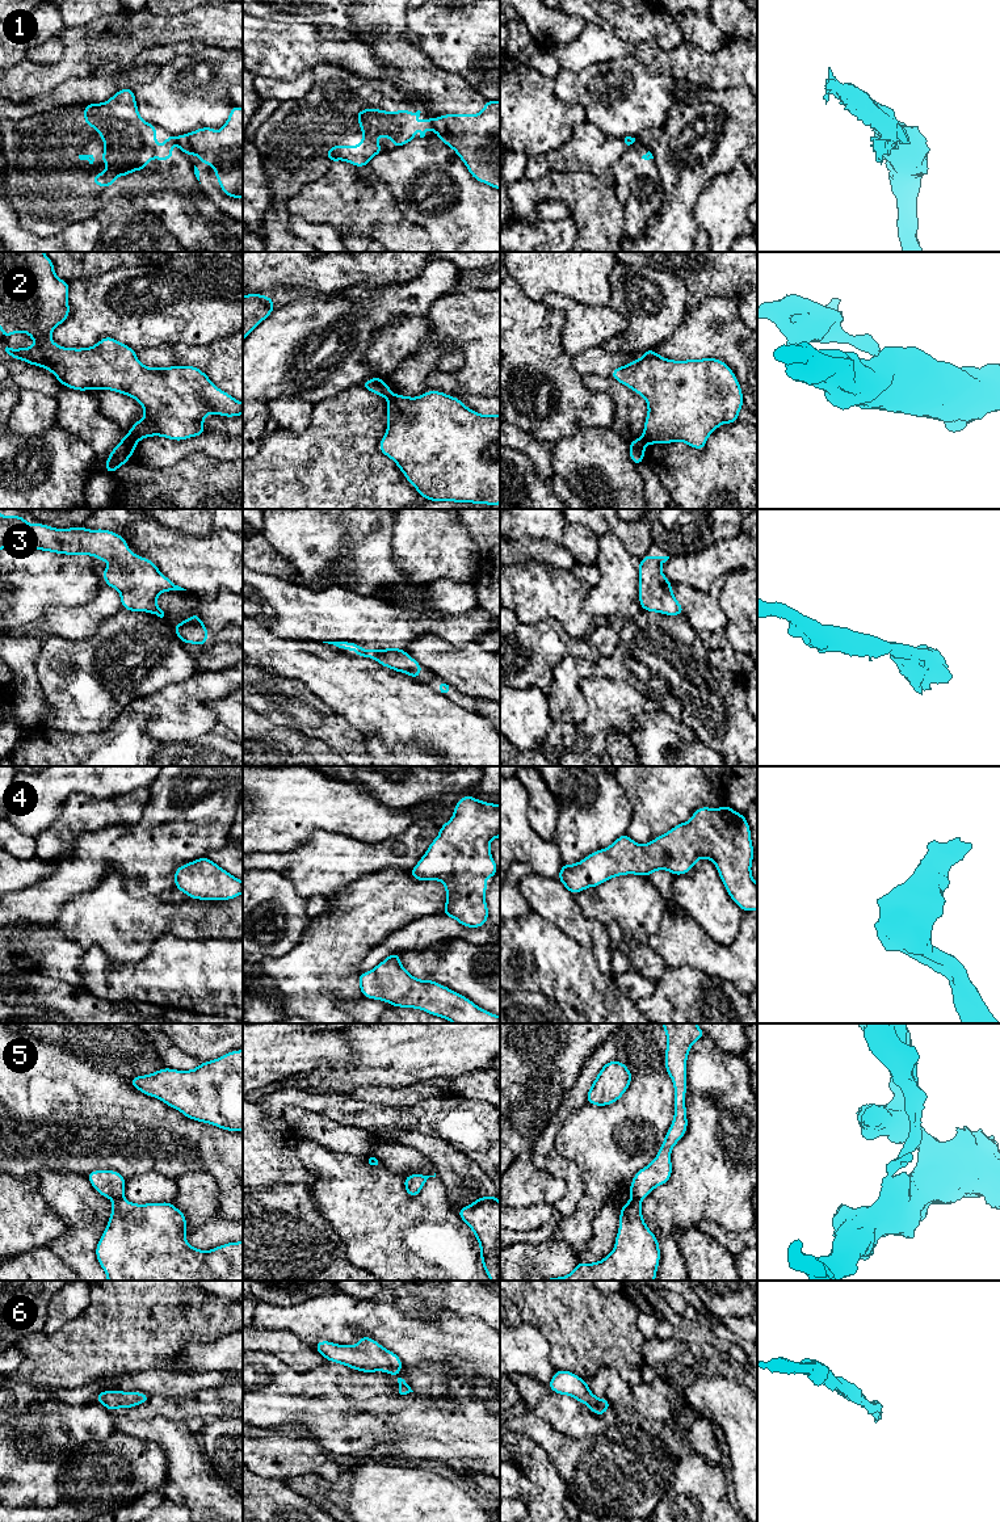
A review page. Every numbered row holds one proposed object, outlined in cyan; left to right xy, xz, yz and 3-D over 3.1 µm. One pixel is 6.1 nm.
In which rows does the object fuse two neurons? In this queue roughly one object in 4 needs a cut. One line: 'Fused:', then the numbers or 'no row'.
Fused: 1, 2, 5

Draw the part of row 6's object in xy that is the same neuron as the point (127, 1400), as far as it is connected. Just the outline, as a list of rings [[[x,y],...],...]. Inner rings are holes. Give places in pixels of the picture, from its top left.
[[[102,1391],[96,1396],[96,1401],[105,1405],[108,1410],[117,1408],[131,1408],[150,1401],[150,1395],[142,1392]]]

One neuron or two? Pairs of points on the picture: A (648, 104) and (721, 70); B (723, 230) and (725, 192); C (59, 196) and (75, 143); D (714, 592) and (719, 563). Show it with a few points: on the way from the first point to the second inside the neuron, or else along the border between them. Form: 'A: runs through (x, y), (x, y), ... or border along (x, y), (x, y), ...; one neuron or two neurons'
A: border along (671, 76), (701, 85); two neurons
B: runs through (723, 221), (725, 201); one neuron
C: runs through (59, 183), (59, 173), (75, 156); one neuron
D: border along (722, 576), (704, 592), (687, 588); two neurons

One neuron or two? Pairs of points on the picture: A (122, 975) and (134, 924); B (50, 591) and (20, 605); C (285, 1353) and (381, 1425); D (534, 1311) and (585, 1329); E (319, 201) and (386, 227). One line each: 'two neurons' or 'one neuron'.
A: two neurons
B: one neuron
C: two neurons
D: one neuron
E: one neuron

